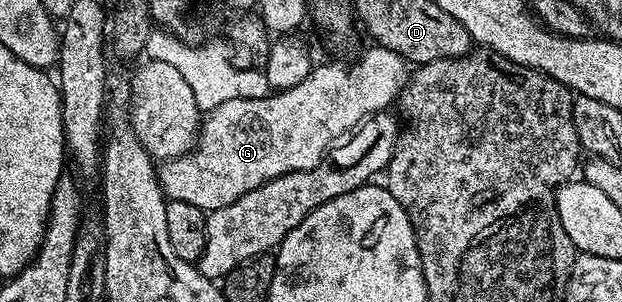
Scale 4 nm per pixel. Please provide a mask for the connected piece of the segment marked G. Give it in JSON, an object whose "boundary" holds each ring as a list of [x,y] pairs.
{"boundary":[[[369,46],[369,49],[348,68],[345,64],[321,64],[318,63],[307,74],[307,78],[303,78],[303,82],[299,82],[299,86],[291,86],[286,92],[274,91],[272,94],[263,98],[236,98],[223,105],[215,107],[207,112],[202,119],[200,129],[197,133],[197,142],[193,149],[186,156],[176,156],[174,160],[162,163],[159,168],[159,181],[161,191],[165,193],[169,200],[178,200],[179,202],[191,202],[191,206],[199,206],[199,210],[205,213],[214,212],[223,206],[231,206],[231,202],[235,202],[239,198],[243,198],[243,194],[247,194],[251,190],[255,190],[259,186],[263,186],[267,182],[271,182],[275,178],[279,178],[283,174],[291,174],[292,172],[306,172],[312,168],[316,168],[322,160],[325,159],[330,148],[334,147],[350,130],[356,129],[358,125],[376,116],[377,113],[386,111],[390,106],[389,103],[396,101],[400,97],[401,90],[409,80],[411,68],[405,59],[399,54],[395,54],[395,50],[387,50],[380,46]]]}

